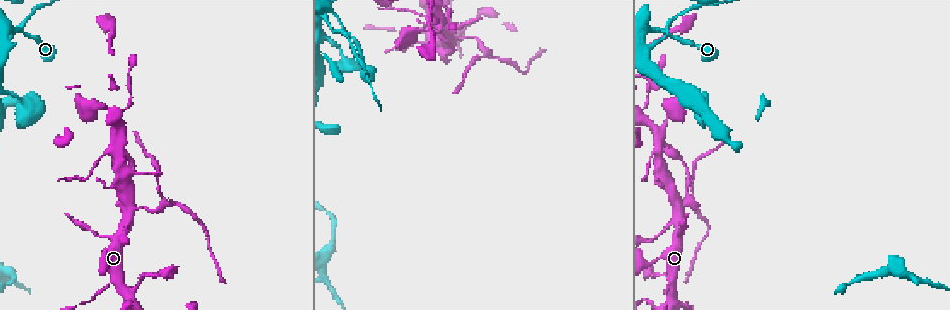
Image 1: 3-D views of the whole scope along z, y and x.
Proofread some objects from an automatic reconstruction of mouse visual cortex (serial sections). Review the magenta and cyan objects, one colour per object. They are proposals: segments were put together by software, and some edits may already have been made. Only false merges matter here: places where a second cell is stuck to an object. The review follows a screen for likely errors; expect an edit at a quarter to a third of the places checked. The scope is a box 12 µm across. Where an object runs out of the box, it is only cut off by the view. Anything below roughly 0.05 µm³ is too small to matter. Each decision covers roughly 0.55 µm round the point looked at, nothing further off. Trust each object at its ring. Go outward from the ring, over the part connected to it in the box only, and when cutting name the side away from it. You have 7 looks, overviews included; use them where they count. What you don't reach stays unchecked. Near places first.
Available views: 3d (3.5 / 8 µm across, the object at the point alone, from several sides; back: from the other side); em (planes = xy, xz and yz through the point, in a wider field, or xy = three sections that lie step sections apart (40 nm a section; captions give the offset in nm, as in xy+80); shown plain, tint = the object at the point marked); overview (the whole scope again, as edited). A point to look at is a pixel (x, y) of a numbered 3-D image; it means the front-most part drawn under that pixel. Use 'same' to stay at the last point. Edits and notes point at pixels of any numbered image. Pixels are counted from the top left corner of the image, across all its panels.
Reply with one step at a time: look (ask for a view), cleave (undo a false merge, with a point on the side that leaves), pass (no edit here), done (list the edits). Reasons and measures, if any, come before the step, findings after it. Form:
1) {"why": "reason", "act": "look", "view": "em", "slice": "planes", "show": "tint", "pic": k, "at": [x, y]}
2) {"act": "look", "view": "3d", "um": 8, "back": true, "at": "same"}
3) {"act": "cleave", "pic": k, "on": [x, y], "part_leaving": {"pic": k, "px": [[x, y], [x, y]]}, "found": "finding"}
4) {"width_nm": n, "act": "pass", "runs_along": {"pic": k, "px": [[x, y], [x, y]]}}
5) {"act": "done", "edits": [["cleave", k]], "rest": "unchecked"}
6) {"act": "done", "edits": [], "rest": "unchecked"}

{"act": "look", "view": "3d", "um": 3.5, "pic": 1, "at": [21, 32]}

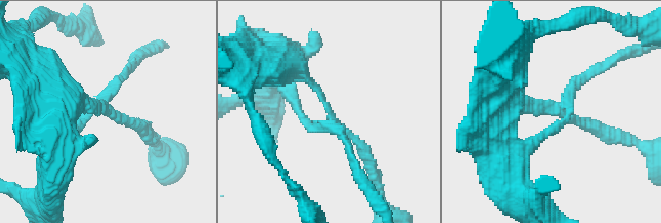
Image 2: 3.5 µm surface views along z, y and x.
{"act": "look", "view": "em", "slice": "xy", "step": 1, "show": "tint", "pic": 2, "at": [331, 116]}

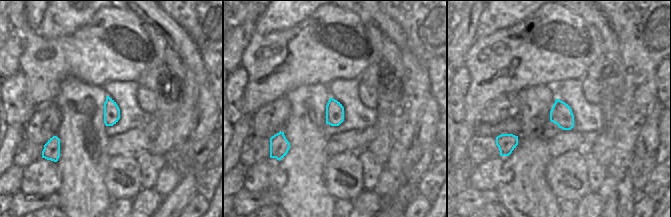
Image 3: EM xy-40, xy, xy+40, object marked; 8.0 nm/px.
{"act": "cleave", "pic": 2, "on": [583, 79], "part_leaving": {"pic": 2, "px": [[562, 104], [580, 79], [629, 52]]}, "found": "a second cell is stuck on"}

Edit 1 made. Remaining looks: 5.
{"why": "abrupt turn", "act": "look", "view": "3d", "um": 8, "pic": 1, "at": [28, 108]}

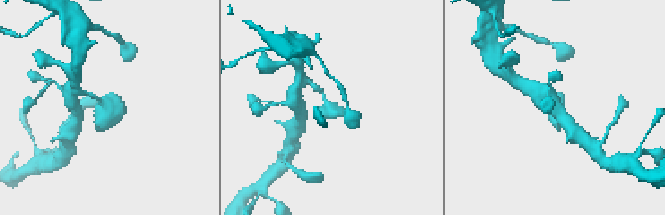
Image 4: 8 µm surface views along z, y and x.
{"why": "zoom in", "act": "look", "view": "3d", "um": 3.5, "back": true, "pic": 4, "at": [329, 110]}

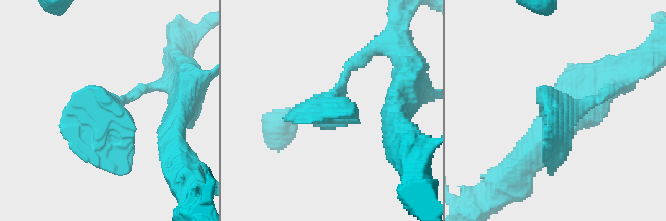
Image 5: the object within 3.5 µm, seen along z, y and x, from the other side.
{"why": "need the tissue", "act": "look", "view": "em", "slice": "xy", "step": 1, "show": "tint", "pic": 5, "at": [104, 119]}

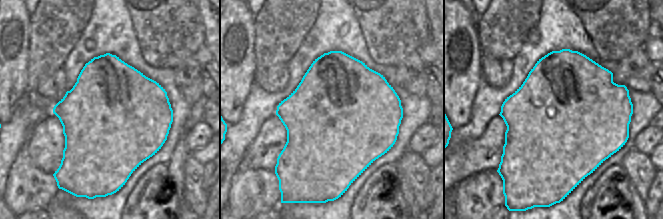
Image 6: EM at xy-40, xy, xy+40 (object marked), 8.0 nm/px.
{"act": "pass", "runs_along": {"pic": 5, "px": [[603, 94], [557, 119], [552, 171]]}, "found": "all the same cell"}

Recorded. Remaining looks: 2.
{"why": "three arms meet", "act": "look", "view": "3d", "um": 3.5, "pic": 1, "at": [679, 206]}

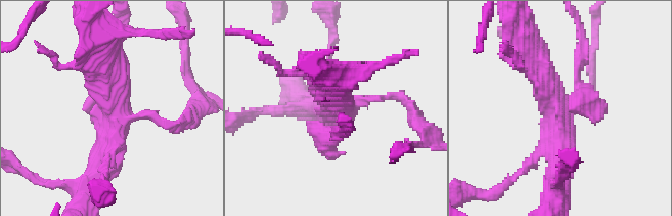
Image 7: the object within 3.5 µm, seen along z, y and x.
{"act": "look", "view": "em", "slice": "planes", "show": "tint", "pic": 7, "at": [341, 110]}

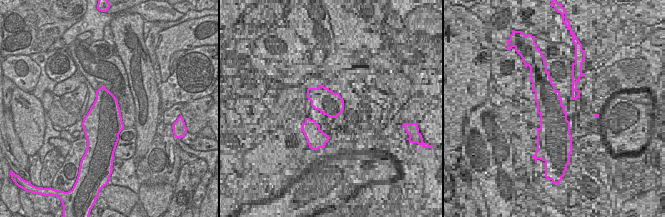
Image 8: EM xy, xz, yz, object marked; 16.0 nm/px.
{"arm_widths_nm": [150, 400, 400], "act": "pass", "runs_along": {"pic": 7, "px": [[559, 178], [559, 116], [531, 52]]}, "found": "all the same cell"}

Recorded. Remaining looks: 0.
{"act": "done", "edits": [["cleave", 2]], "rest": "unchecked"}

